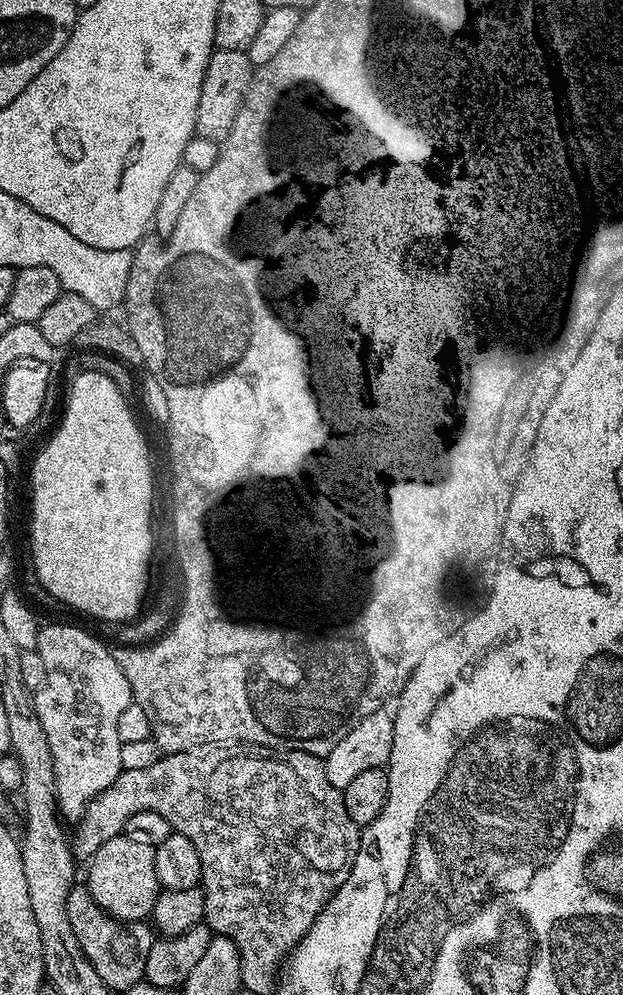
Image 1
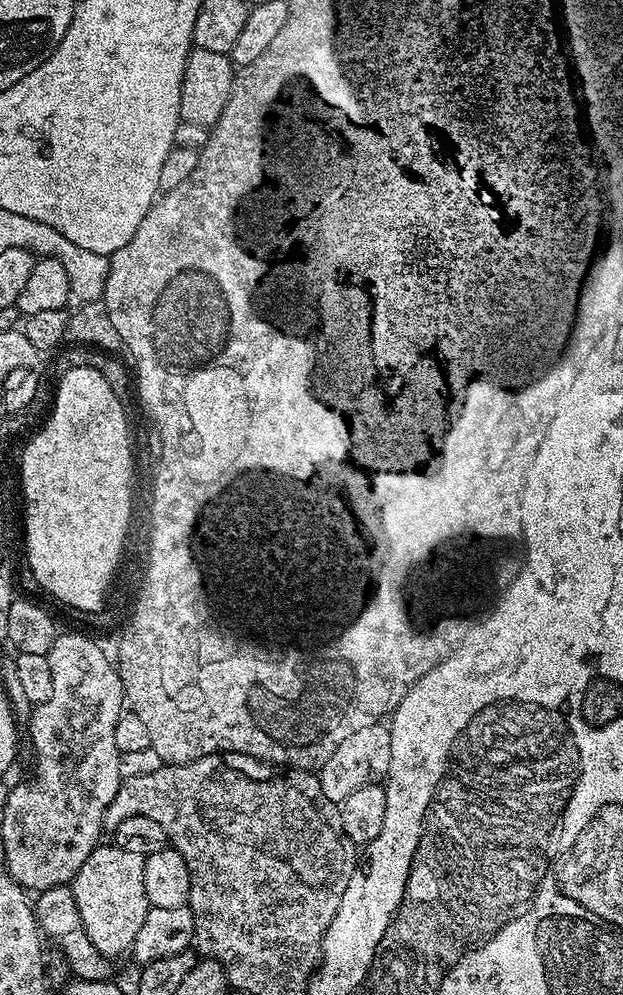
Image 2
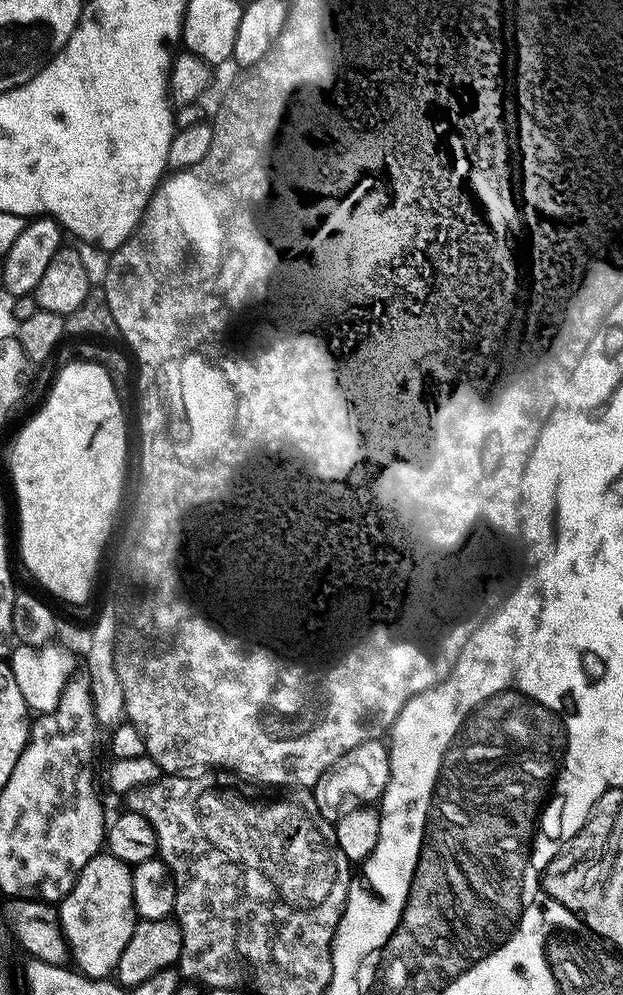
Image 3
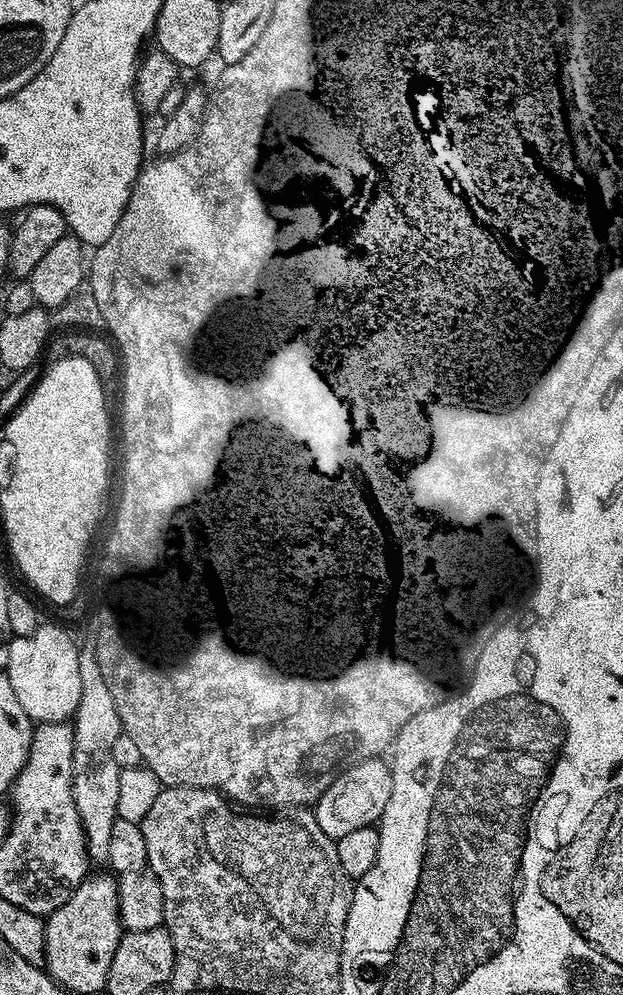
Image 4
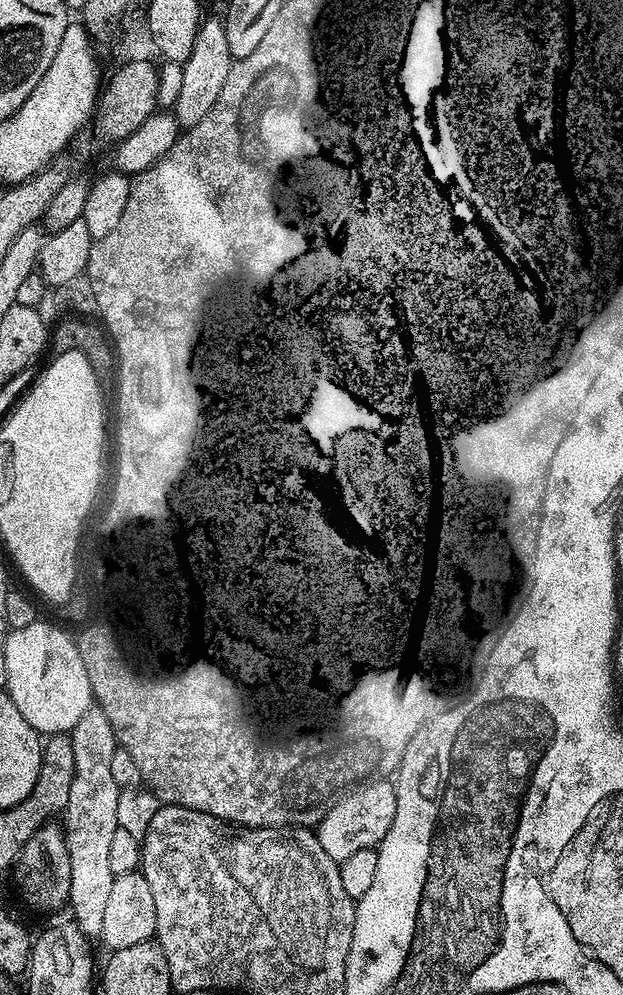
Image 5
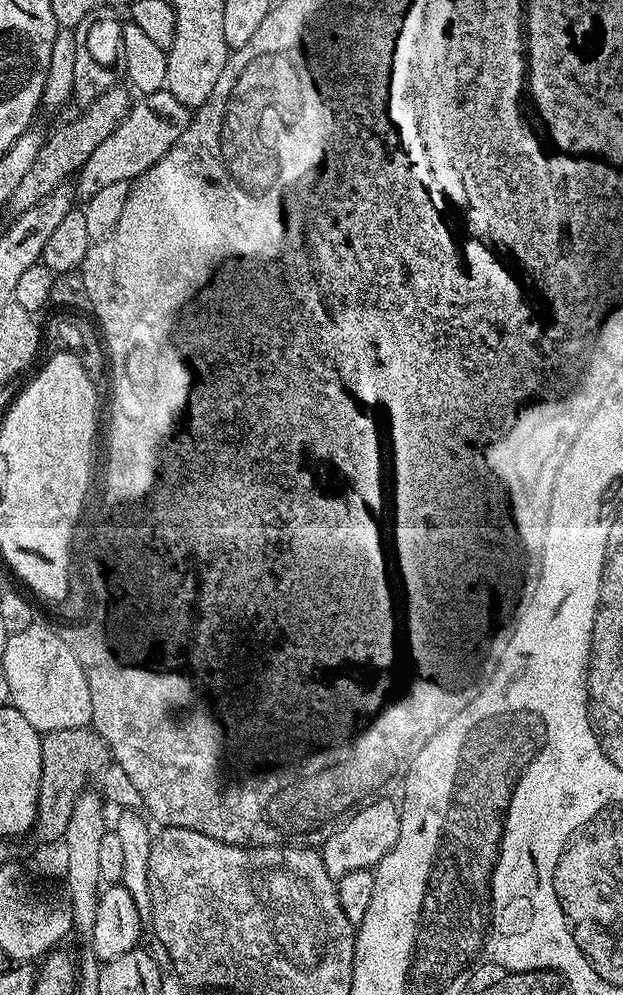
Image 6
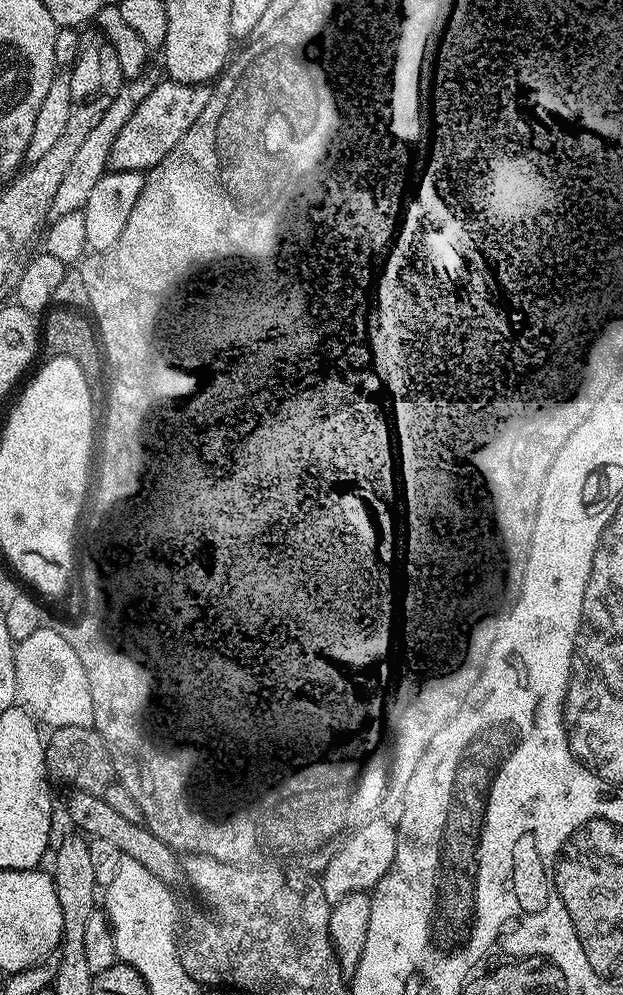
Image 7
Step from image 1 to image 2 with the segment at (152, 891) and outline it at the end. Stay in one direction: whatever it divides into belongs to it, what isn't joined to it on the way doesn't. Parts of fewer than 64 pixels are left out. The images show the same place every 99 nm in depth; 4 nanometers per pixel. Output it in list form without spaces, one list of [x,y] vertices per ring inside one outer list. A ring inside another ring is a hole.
[[[115,842],[101,843],[90,858],[82,862],[70,887],[82,926],[92,945],[109,958],[117,958],[123,952],[125,955],[150,907],[144,883],[144,857],[133,854],[131,850],[122,850]]]

